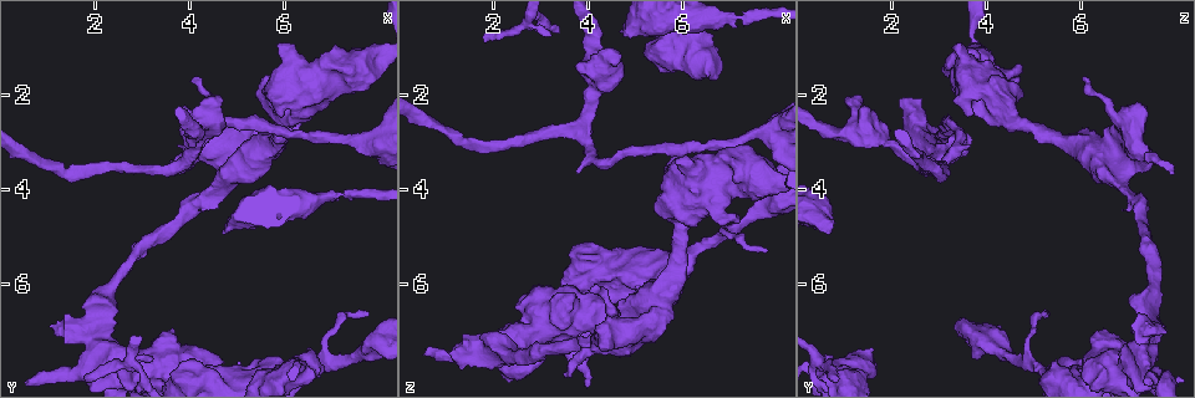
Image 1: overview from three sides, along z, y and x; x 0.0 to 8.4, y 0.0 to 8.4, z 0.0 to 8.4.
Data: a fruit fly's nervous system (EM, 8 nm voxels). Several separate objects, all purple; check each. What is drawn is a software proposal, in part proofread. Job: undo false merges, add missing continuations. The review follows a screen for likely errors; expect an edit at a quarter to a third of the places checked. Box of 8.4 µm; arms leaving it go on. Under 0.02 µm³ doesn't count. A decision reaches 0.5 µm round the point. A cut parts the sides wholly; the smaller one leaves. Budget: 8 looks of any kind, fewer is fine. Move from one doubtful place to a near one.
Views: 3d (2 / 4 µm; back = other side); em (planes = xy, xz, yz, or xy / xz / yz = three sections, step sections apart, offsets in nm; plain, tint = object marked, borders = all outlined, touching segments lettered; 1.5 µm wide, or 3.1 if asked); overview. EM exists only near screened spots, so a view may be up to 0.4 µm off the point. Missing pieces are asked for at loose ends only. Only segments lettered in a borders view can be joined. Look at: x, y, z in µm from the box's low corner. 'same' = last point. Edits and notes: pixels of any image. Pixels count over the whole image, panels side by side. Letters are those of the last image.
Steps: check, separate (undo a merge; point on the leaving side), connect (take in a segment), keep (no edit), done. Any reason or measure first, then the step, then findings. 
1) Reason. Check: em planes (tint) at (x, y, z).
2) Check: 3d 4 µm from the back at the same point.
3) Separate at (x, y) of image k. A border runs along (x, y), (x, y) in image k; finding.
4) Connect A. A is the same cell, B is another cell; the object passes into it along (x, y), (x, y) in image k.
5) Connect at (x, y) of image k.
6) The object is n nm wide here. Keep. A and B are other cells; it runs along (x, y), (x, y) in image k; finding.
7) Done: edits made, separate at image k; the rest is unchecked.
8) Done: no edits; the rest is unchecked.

An open end. Check: em xy step 8 (borders) at (6.70, 7.90, 1.65).

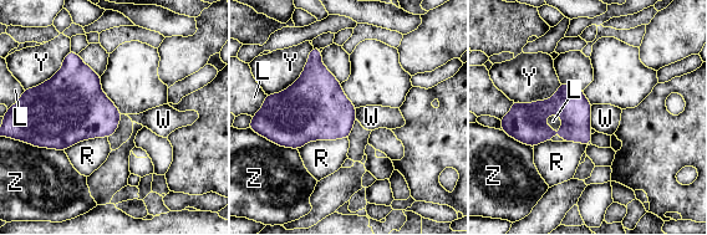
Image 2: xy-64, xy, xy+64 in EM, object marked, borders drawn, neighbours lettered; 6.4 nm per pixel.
The longest contact is with Y, 380 nm. Keep. L, R, W, Y and Z are other cells; a border runs along (548, 115), (559, 116), (565, 141) in image 2; no lettered segment goes on from it.

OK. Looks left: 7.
Stops while still wide. Check: 3d 2 µm at (4.75, 4.95, 0.70).

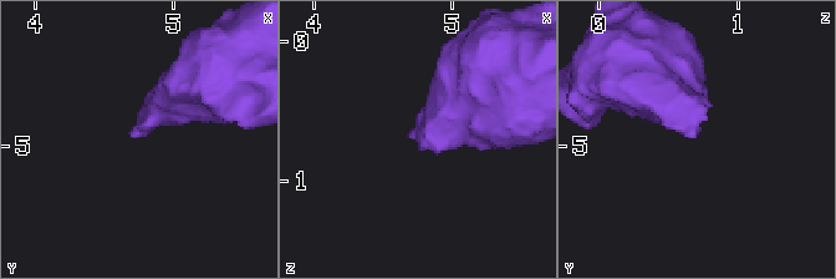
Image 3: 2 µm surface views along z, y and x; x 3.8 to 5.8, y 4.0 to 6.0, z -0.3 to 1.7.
Need the tissue. Check: em yz step 4 (borders) at (4.68, 4.92, 0.70).

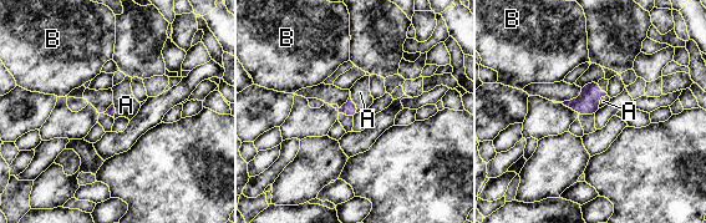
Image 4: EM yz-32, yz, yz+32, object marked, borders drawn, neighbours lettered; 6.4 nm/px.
Connect A. A is the same cell, B is another cell; the object passes into it along (350, 109), (354, 102), (360, 92) in image 4; it goes on there.

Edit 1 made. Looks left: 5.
Check: overview.

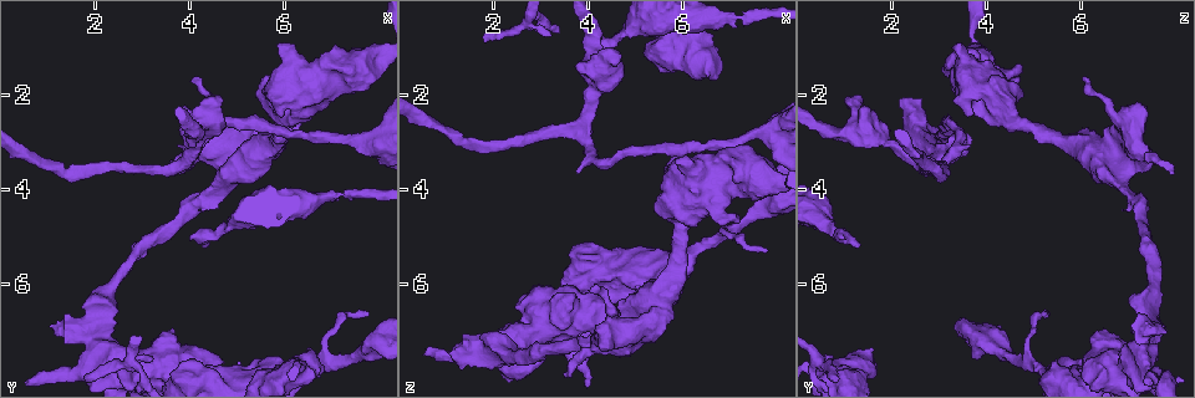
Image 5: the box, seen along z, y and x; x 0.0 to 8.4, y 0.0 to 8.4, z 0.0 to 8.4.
Thick turns thin. Check: em xz step 4 (tint) at (4.75, 3.90, 6.85).

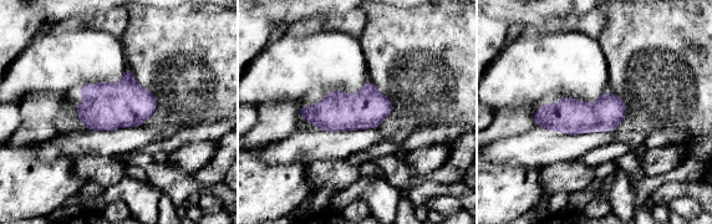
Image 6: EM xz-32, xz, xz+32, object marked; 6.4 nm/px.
Another direction. Check: em xy step 4 (borders) at the same point.

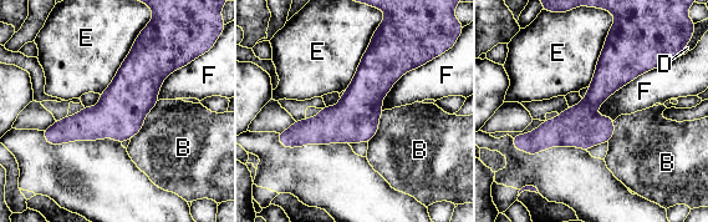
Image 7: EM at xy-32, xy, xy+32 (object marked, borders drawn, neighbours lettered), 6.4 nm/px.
Keep. B, D, E and F are other cells; a border runs along (663, 64), (626, 82), (595, 114) in image 7; one neuron here.

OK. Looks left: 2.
Done: edits made, connect at image 4; the rest is unchecked.

